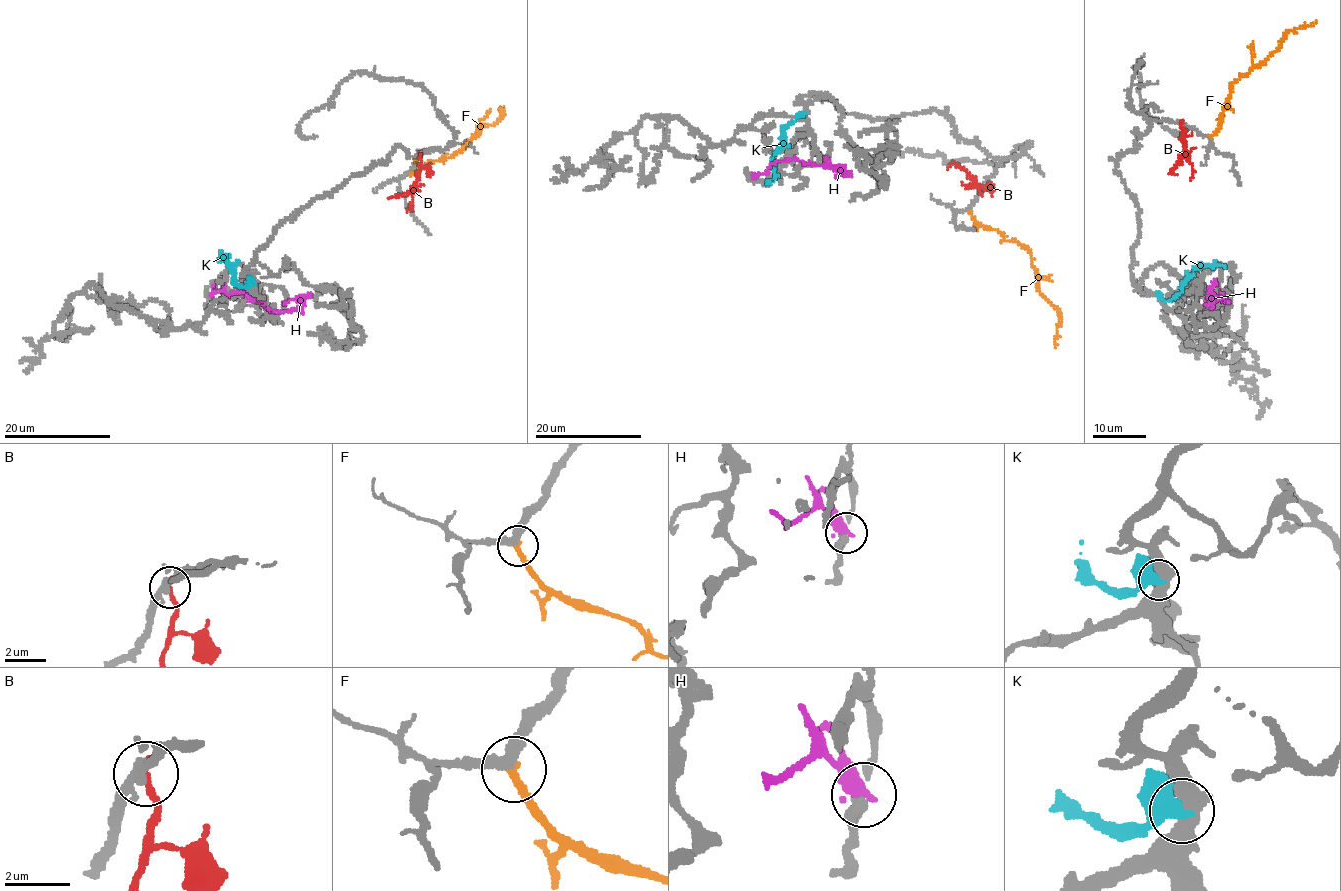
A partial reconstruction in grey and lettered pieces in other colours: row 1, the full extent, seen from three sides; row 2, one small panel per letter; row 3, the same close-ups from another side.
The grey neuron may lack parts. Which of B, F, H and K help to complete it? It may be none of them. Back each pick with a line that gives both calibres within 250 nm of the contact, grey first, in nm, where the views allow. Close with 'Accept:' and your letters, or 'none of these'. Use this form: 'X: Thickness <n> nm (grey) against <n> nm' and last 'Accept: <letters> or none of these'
F: Thickness 300 nm (grey) against 240 nm
Accept: F

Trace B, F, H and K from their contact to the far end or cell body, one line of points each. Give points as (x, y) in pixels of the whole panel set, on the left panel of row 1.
B: (419, 156), (415, 186), (405, 195), (389, 199)
F: (410, 173), (452, 156), (479, 129), (497, 120), (502, 111), (500, 107)
H: (211, 297), (223, 291), (247, 294), (275, 311), (291, 311), (303, 305), (295, 298), (283, 303)
K: (254, 283), (245, 286), (236, 282), (234, 268), (222, 254), (226, 260), (217, 263)

